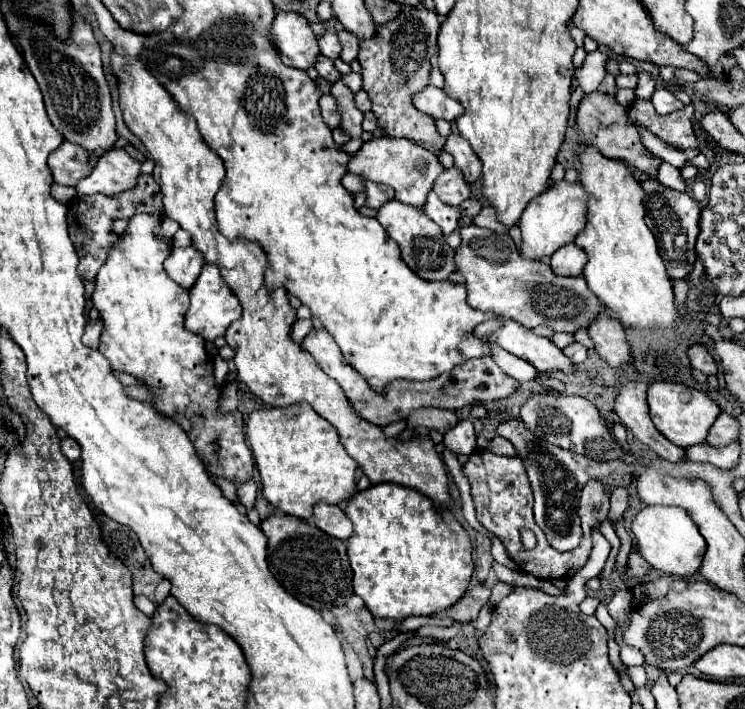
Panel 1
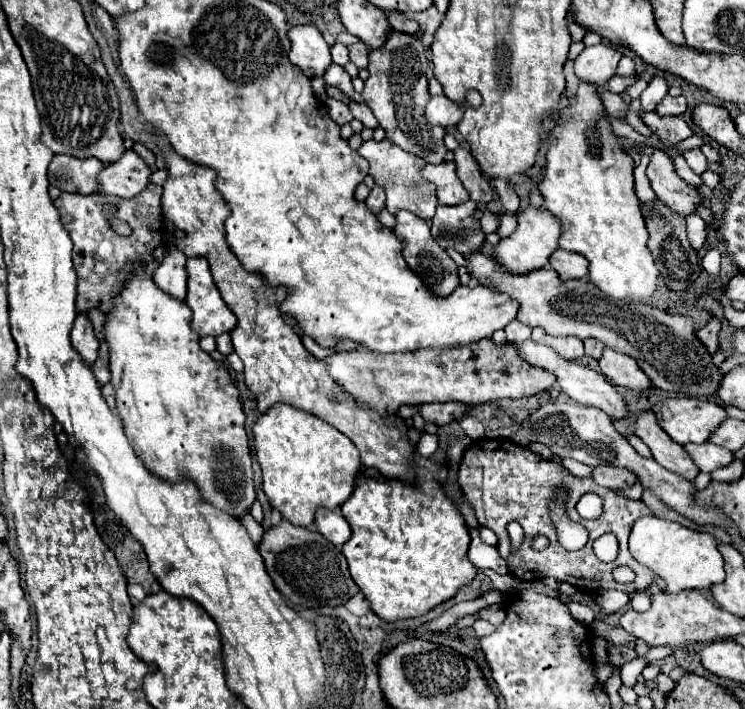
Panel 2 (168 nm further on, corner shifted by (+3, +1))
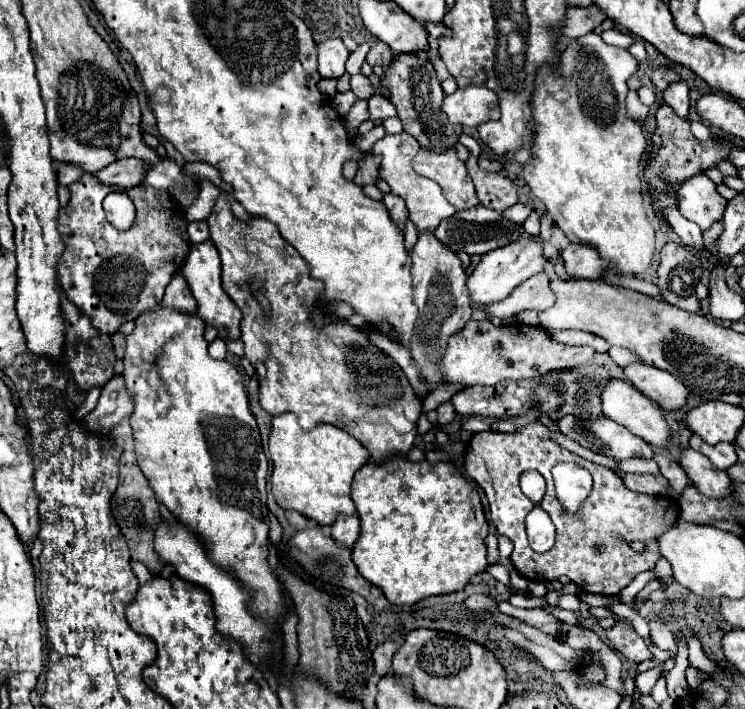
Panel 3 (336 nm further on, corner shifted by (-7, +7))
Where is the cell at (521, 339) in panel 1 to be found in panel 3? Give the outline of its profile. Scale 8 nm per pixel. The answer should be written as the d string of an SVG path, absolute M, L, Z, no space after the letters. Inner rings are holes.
M607 379L607 385L601 393L601 403L603 403L603 413L609 415L611 419L615 419L617 423L625 425L629 431L633 431L635 435L643 437L647 443L655 445L655 447L665 447L667 445L667 439L669 439L669 427L659 411L659 407L649 399L645 397L641 391L637 391L633 385L621 381L621 379Z

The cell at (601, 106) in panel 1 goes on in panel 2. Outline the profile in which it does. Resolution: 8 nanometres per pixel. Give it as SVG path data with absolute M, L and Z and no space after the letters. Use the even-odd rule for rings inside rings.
M645 147L639 149L639 153L649 153L651 165L649 165L649 181L651 187L661 203L665 203L671 211L677 215L691 215L697 211L697 205L701 205L703 197L697 191L697 187L691 187L685 183L673 169L673 161L661 153L659 149Z

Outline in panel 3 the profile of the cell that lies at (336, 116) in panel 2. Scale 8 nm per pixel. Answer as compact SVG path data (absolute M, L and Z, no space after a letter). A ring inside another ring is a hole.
M371 97L369 99L369 119L387 119L395 115L395 107L385 97Z

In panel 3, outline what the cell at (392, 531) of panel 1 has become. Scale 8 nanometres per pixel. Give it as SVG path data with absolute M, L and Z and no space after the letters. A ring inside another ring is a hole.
M393 457L387 463L365 463L355 473L351 497L361 519L361 535L351 549L353 561L359 573L371 585L377 585L393 605L415 605L419 599L461 591L473 575L489 567L483 543L489 525L477 487L463 479L453 463L413 463L405 457Z

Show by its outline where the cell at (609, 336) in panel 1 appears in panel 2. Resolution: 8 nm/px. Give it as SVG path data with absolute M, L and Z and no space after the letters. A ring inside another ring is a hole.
M609 347L605 349L599 367L613 385L621 385L633 391L647 391L653 387L649 377L639 369L639 365L629 355L621 355Z

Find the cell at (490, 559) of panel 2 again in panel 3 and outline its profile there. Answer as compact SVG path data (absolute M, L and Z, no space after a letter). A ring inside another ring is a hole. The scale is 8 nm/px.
M499 559L495 565L491 565L487 571L497 579L497 581L501 581L501 583L505 583L507 585L507 589L512 593L516 594L517 591L512 587L509 579L509 571L513 569L513 565L511 565L511 561L509 559Z

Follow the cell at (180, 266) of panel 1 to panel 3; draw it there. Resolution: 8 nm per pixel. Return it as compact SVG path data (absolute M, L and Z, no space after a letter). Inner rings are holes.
M175 275L175 279L171 279L171 283L167 285L165 289L165 297L161 301L165 307L173 307L173 309L179 309L179 311L195 311L197 305L195 305L195 299L187 287L187 281L185 277L181 275Z

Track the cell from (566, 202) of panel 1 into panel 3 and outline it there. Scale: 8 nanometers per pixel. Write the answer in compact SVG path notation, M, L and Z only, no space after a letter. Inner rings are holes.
M529 235L515 241L515 243L499 247L491 253L485 253L481 257L481 263L477 265L477 269L467 279L467 287L471 291L473 305L481 307L485 303L501 301L505 295L509 295L513 291L513 287L521 285L531 275L545 271L545 265L547 265L547 259L543 255L543 239L535 239L535 237L529 237Z

